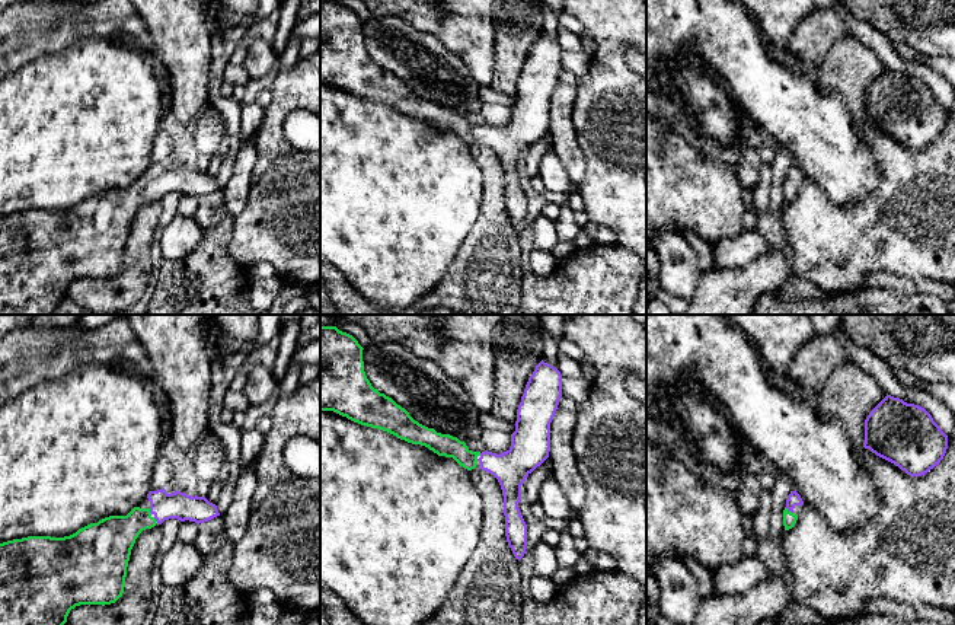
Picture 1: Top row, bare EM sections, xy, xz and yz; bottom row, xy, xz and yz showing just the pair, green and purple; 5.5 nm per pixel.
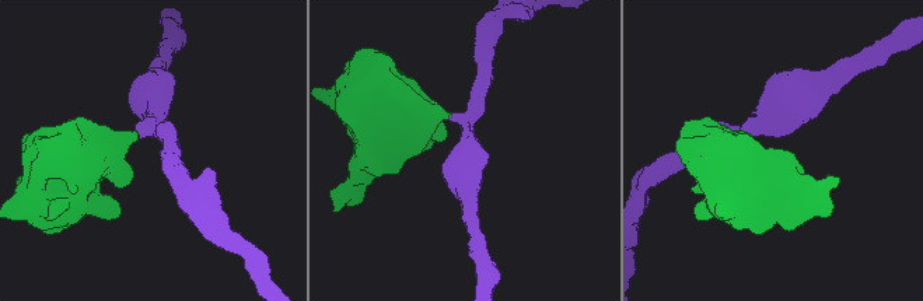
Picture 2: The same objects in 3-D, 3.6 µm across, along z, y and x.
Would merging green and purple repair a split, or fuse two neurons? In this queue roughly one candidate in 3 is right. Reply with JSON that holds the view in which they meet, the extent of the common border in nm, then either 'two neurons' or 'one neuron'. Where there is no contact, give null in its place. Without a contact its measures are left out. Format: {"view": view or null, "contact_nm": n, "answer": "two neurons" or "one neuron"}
{"view": "yz", "contact_nm": 60, "answer": "one neuron"}

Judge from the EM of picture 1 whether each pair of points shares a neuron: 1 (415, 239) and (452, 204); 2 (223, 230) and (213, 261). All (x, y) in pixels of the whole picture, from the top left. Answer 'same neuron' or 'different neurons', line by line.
1: same neuron
2: same neuron

